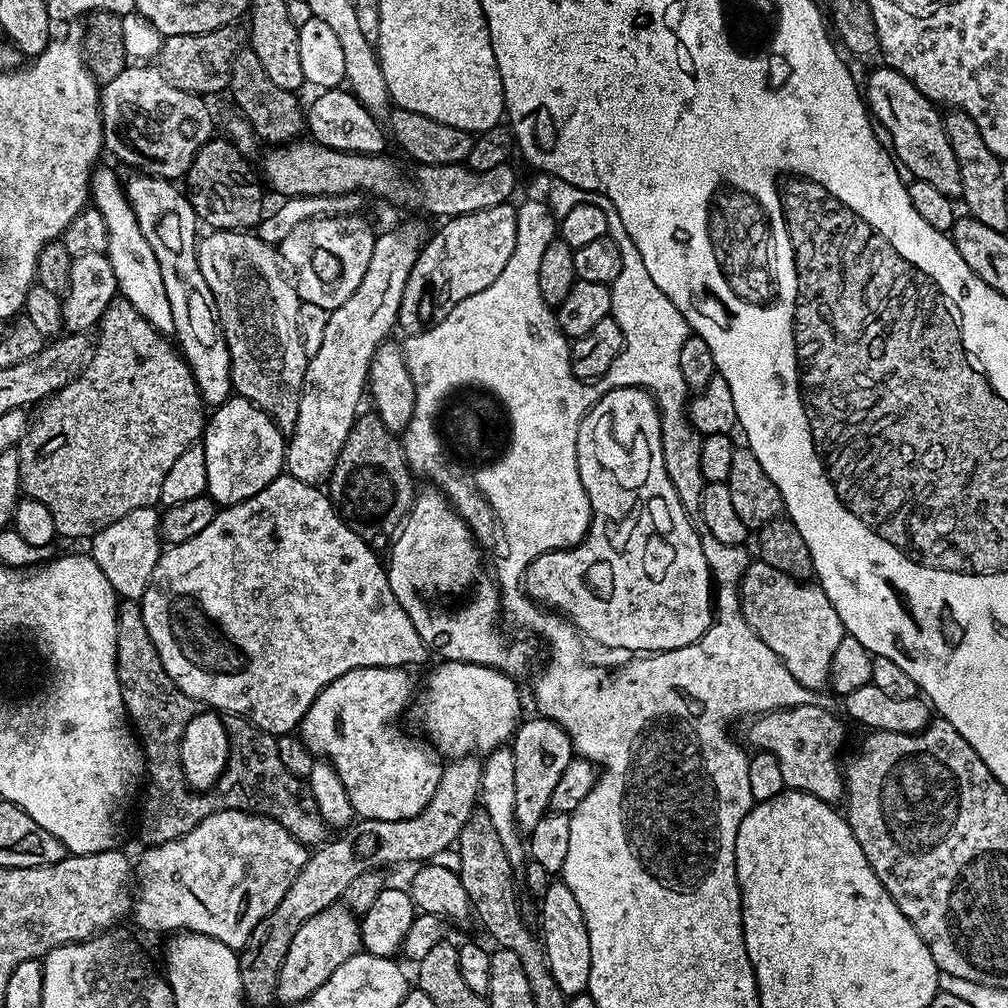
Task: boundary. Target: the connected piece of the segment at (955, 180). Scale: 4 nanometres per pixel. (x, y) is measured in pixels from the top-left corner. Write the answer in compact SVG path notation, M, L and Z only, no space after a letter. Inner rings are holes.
M887 66L879 67L868 76L866 104L875 123L881 129L884 127L888 131L888 136L892 139L891 151L895 159L905 169L908 167L915 179L930 182L930 186L942 190L942 194L947 196L963 197L962 174L958 170L958 158L954 158L954 150L946 136L944 121L937 105L926 99L915 88L912 81L907 80L900 72L895 72L893 68Z

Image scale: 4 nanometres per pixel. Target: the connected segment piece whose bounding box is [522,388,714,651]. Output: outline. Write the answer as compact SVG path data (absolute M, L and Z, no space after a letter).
M612 388L589 408L592 409L589 412L587 409L580 418L576 457L578 458L580 481L589 496L592 507L592 523L579 544L570 548L560 548L555 552L547 552L534 558L534 562L524 571L522 587L537 604L553 612L559 612L581 633L592 632L592 636L600 636L600 640L608 640L608 644L628 644L628 648L631 648L632 651L644 648L678 650L682 646L690 646L695 640L702 639L704 633L712 625L714 581L712 572L708 569L706 554L702 550L700 535L696 533L693 517L678 498L675 480L670 478L670 474L666 474L664 430L660 418L660 408L656 405L656 397L647 388Z

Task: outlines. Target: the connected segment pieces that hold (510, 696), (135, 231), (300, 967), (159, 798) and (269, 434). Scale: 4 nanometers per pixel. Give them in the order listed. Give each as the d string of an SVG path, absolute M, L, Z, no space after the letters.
M453 660L437 665L424 684L424 697L420 700L427 743L448 760L487 754L505 747L522 720L517 681L497 668Z
M97 166L92 169L90 181L91 207L102 214L106 220L108 235L108 251L106 253L110 266L114 266L114 278L119 295L150 322L157 332L174 333L174 314L170 311L170 298L166 298L166 286L162 282L162 269L158 266L158 258L154 258L154 249L146 242L146 234L142 234L142 226L138 226L138 218L134 218L132 203L122 180L116 177L112 168Z
M333 906L323 908L310 922L302 922L298 926L298 934L290 942L286 950L286 962L282 962L282 970L278 974L278 986L276 987L276 1000L279 1003L296 1005L299 1000L306 999L342 962L346 962L351 956L361 951L360 920L347 907Z
M121 603L118 608L116 618L116 673L118 674L118 682L122 690L122 698L124 699L124 709L128 711L129 721L144 749L144 759L146 761L146 792L148 788L148 797L144 800L144 809L140 812L140 840L141 845L151 846L153 844L165 844L171 840L176 840L180 836L184 836L190 830L194 830L194 826L198 826L198 822L202 822L202 818L206 818L211 812L221 812L222 810L238 810L239 812L253 812L256 816L265 816L274 822L278 822L278 826L282 826L282 830L286 830L297 840L298 843L305 846L319 846L329 839L330 828L324 823L322 814L318 810L318 806L314 802L312 792L309 790L307 783L301 777L290 774L290 770L286 770L286 766L282 766L282 758L278 758L278 746L276 745L277 737L270 732L264 732L257 724L252 724L243 716L236 716L232 712L219 713L222 726L225 727L226 734L229 738L228 760L225 762L225 768L221 772L221 776L217 778L217 782L212 788L203 794L197 794L195 791L186 790L186 783L183 776L183 766L179 758L180 736L183 734L184 726L190 722L198 711L198 705L194 698L190 698L186 694L182 694L182 690L178 690L178 686L174 686L174 682L166 674L166 670L162 666L162 658L158 658L158 650L154 650L154 642L150 642L150 634L146 634L146 626L142 622L142 614L140 613L139 603L132 604Z
M229 396L223 404L215 405L213 412L216 413L213 416L211 413L207 417L202 437L206 464L206 492L217 505L237 504L258 494L258 490L262 490L281 475L286 464L286 436L253 400L247 400L244 396Z

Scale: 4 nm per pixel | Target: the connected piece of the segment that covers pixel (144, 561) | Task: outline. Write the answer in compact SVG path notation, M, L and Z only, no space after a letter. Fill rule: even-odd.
M155 507L130 510L130 514L122 514L118 522L110 522L110 526L91 537L90 544L91 558L102 570L102 574L106 574L112 588L142 590L150 582L162 551L160 512Z

